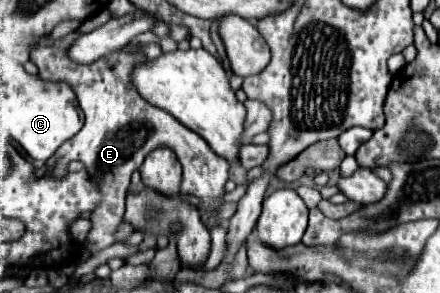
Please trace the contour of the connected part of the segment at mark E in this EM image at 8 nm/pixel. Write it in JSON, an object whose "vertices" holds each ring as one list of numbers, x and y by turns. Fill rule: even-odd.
{"vertices":[[70,33,58,41,52,41,48,37,30,37,28,41,30,61,40,69,40,77,48,81,70,83,86,115,84,129,80,129,70,141,66,141,66,145,62,145,62,149,58,149,58,153,54,153,54,157,50,157,50,161,46,163,48,167,52,167,52,175,60,177,60,171,66,171,68,161,80,159,90,177,94,177,100,185,102,201,90,215,92,231,88,233,88,239,84,243,86,249,96,253,114,243,114,229,118,227,118,223,122,223,124,217,124,199,130,189,130,175,142,165,144,157,158,147,172,149,182,163,182,193,202,199,202,211,220,207,224,183,228,181,228,161,218,157,200,135,184,127,170,113,150,105,144,97,140,97,134,85,130,85,130,69,134,69,138,61,146,61,146,55,142,51,130,53,118,49,90,65,74,65,74,61,66,57,66,49,70,49,74,37,78,37,78,33]]}

